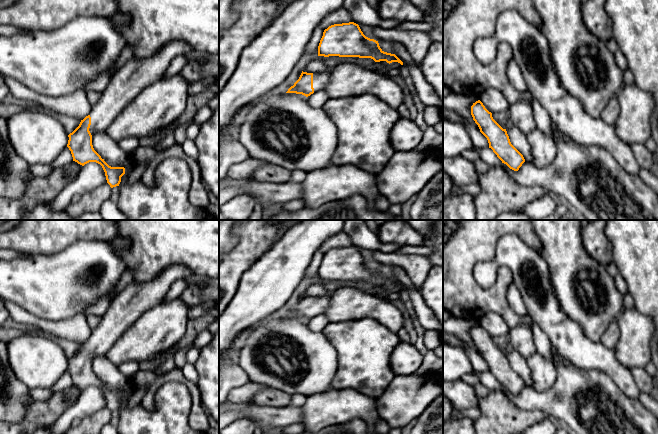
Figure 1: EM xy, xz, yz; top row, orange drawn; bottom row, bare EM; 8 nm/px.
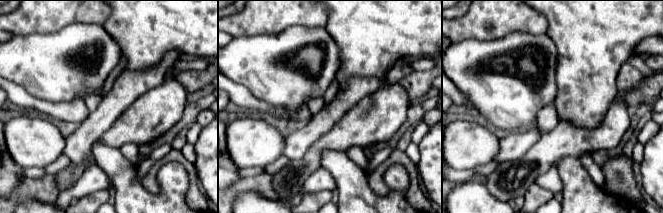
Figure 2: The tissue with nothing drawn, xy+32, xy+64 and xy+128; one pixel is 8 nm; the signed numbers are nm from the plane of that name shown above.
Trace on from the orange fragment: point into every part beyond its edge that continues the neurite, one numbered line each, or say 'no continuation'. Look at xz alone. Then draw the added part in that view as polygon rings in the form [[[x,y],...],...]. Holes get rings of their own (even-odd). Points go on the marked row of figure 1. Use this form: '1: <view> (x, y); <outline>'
1: xz (320, 80); [[[328,70],[322,73],[313,73],[313,88],[314,92],[323,90],[330,81],[332,70]]]

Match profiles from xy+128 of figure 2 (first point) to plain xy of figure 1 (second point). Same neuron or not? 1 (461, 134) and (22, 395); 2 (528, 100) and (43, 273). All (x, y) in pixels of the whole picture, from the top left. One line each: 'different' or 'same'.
1: different
2: same

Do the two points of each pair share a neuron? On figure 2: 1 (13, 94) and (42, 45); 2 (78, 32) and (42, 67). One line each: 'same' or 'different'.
1: different
2: same

